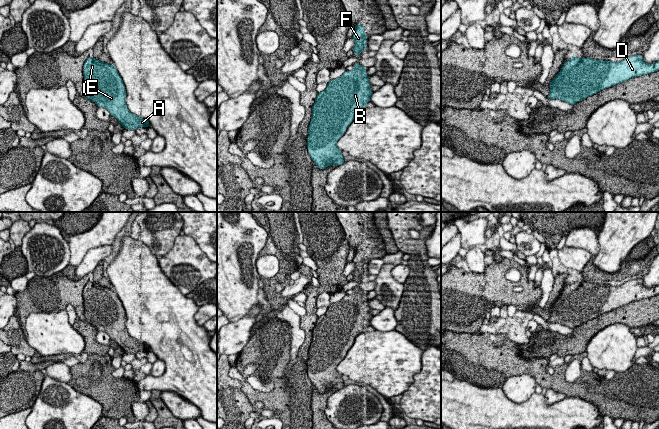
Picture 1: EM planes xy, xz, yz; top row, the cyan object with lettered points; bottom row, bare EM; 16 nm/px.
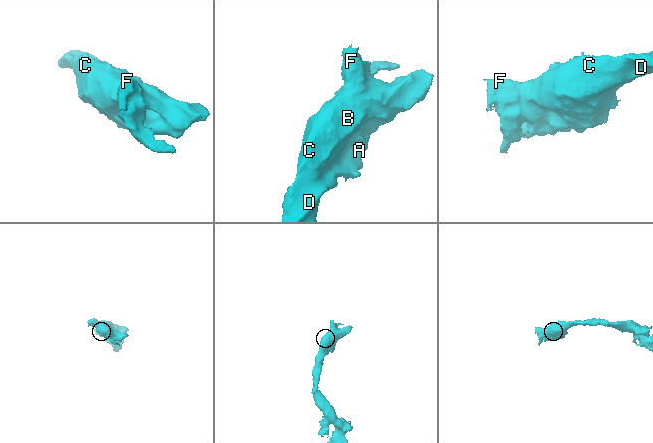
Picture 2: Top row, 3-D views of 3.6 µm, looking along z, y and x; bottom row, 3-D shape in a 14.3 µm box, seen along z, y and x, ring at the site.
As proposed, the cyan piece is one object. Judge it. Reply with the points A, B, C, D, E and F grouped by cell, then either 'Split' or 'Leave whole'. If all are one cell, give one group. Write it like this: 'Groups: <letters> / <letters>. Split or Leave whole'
Groups: A B C D E F. Leave whole

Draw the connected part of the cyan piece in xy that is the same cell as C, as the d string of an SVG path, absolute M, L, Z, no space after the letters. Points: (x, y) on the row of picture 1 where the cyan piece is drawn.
M89 57L83 68L86 98L95 102L98 107L106 108L124 129L148 128L147 120L128 110L125 85L115 65Z

